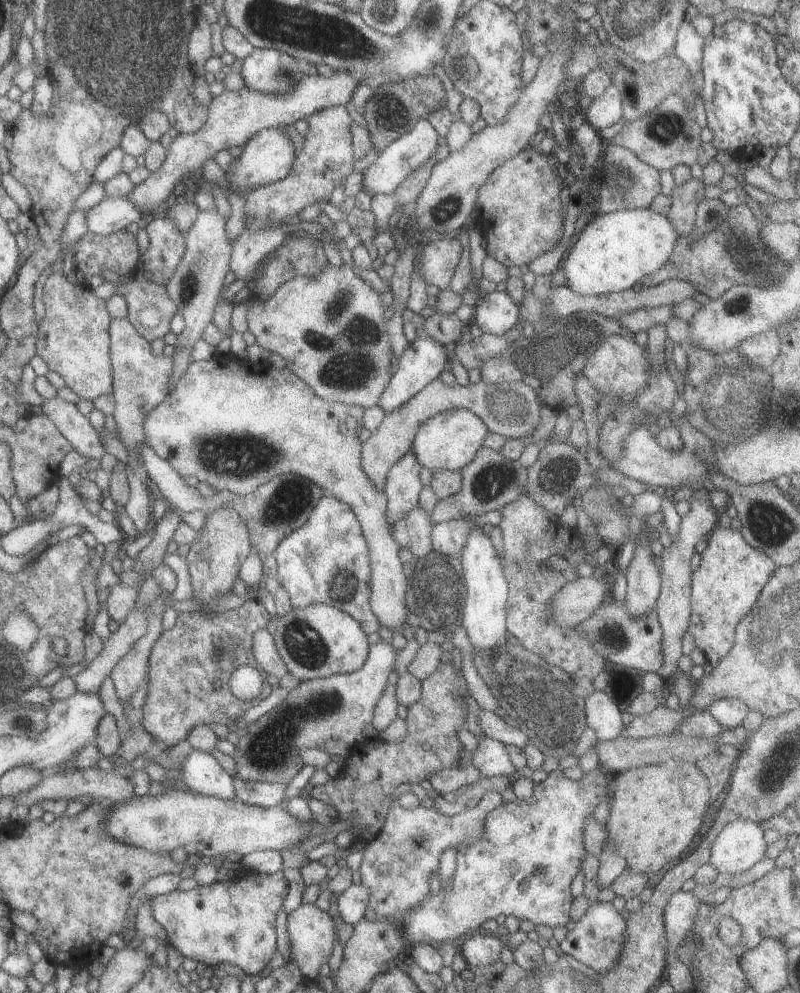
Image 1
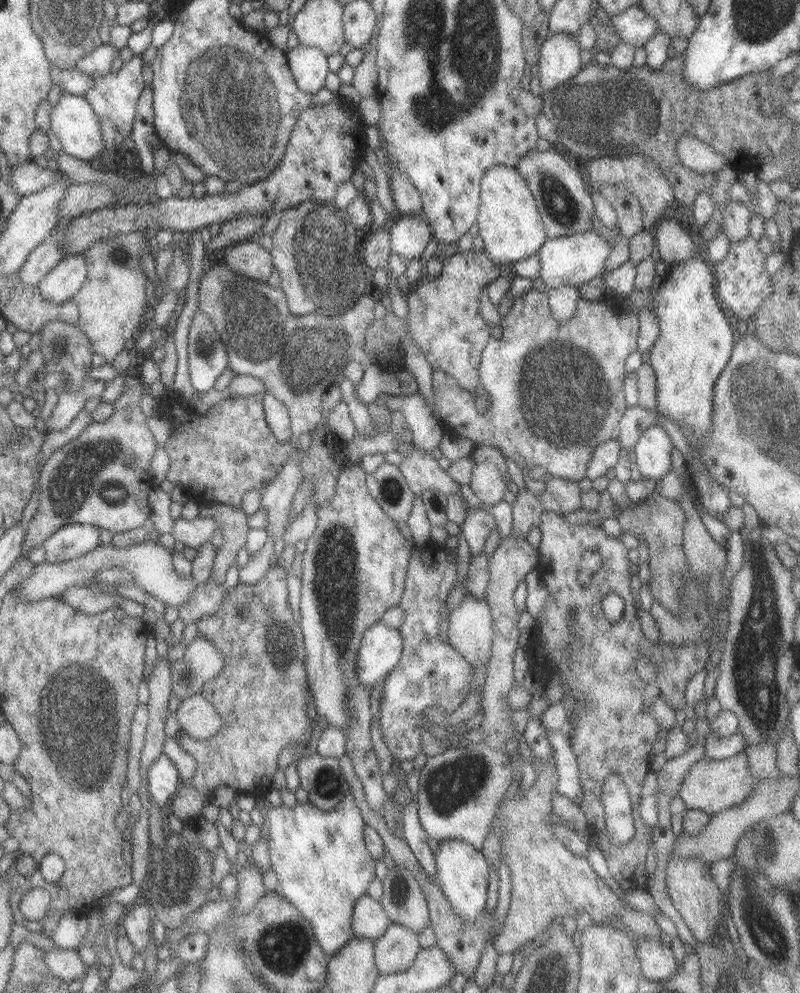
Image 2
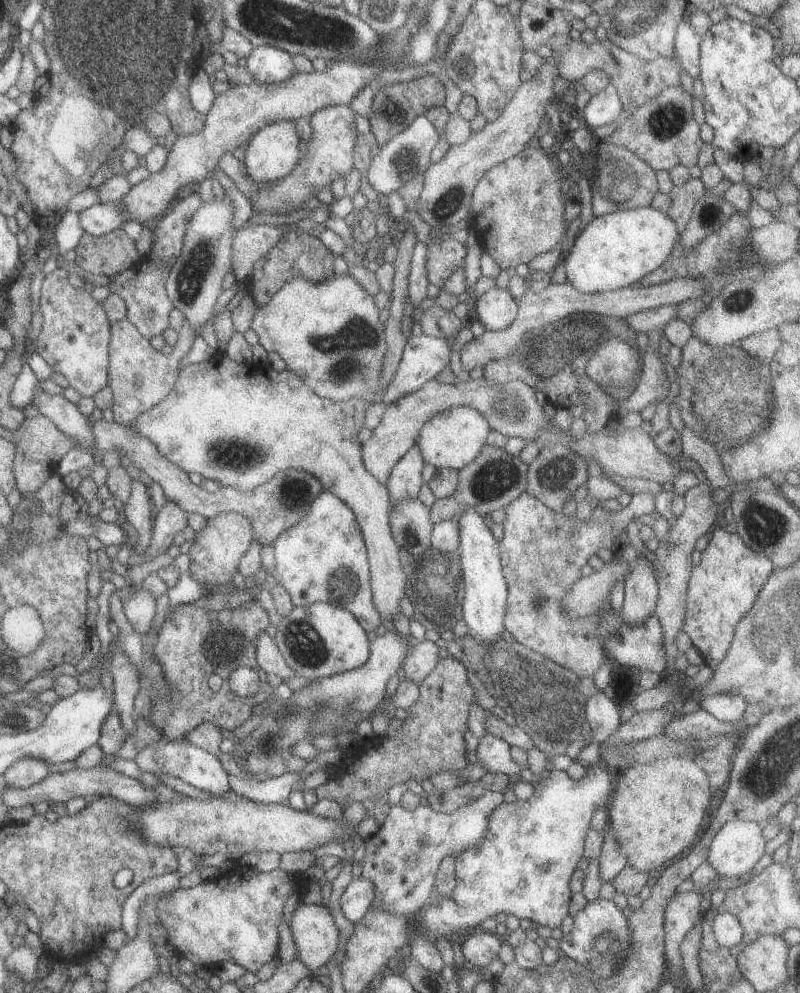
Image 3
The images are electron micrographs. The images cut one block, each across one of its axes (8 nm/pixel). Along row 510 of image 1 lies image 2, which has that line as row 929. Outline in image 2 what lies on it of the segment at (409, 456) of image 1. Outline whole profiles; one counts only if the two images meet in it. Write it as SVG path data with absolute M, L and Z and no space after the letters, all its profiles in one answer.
M390 922L383 935L373 941L378 975L391 975L409 968L420 950L417 939L413 931Z

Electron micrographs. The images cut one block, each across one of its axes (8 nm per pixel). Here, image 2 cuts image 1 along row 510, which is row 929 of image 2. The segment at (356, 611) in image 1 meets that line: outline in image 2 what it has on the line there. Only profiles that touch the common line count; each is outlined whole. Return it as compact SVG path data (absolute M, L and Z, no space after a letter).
M350 790L346 792L346 795L341 799L341 802L332 808L331 810L322 811L320 808L316 808L313 804L308 802L306 803L299 803L296 802L295 806L291 808L285 808L281 805L278 807L272 807L267 805L267 807L263 808L263 805L260 803L260 796L256 797L255 801L255 808L260 812L264 822L263 827L269 832L268 837L268 851L269 851L269 868L273 871L275 878L277 879L276 890L275 892L281 897L286 900L291 906L294 906L299 913L301 918L304 918L306 922L309 923L310 930L313 931L313 938L317 941L317 947L321 949L321 953L325 956L335 955L341 947L345 946L345 944L349 943L353 939L351 934L351 919L352 919L352 910L354 902L357 898L361 898L365 896L367 890L367 884L371 882L374 878L374 860L371 858L369 852L367 852L363 837L362 837L362 830L364 827L364 822L362 821L361 815L353 802L352 796L350 795Z

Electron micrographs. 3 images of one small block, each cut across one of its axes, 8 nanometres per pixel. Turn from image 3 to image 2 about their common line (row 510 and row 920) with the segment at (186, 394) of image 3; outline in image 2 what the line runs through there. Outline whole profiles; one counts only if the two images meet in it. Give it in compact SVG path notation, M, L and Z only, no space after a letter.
M367 894L354 902L351 919L353 938L373 942L383 935L389 923L390 920L385 916L380 903Z

